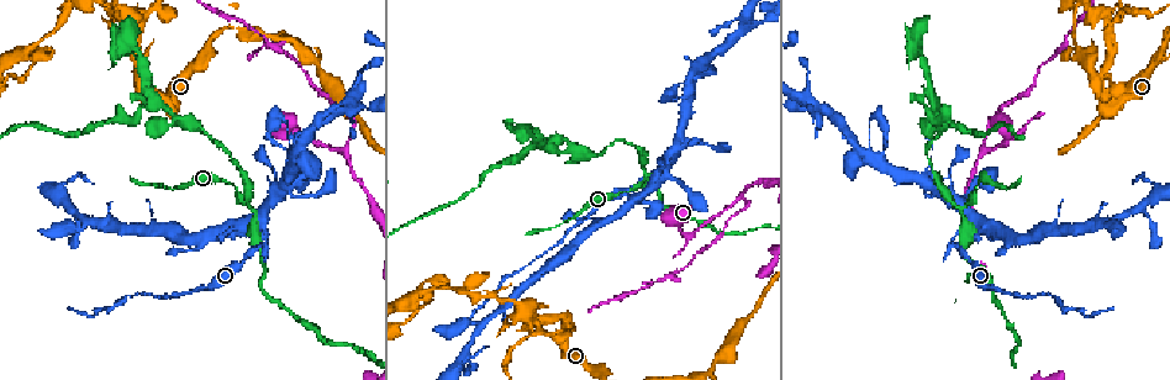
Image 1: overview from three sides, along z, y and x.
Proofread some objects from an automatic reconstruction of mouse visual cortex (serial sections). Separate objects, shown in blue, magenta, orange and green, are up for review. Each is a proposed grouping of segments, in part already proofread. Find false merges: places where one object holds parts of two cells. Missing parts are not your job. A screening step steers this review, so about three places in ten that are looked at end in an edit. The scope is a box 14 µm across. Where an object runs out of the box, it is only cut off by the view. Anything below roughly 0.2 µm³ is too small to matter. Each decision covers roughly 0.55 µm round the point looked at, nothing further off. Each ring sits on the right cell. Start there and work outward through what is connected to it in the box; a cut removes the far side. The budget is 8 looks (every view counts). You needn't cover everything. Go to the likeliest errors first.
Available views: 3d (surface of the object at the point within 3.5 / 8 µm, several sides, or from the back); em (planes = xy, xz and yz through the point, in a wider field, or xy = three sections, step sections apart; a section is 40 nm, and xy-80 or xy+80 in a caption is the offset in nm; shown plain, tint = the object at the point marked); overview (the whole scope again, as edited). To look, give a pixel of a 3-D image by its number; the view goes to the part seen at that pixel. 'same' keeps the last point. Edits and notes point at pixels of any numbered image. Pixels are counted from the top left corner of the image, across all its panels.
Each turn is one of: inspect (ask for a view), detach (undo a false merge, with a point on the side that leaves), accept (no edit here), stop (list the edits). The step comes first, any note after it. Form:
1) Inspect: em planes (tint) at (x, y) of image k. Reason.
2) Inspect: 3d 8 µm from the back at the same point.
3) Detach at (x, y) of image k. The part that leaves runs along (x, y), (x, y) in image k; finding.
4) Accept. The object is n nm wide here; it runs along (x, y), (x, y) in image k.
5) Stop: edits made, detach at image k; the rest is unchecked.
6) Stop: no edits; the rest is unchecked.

Inspect: 3d 3.5 µm at (951, 242) of image 1. Abrupt turn.

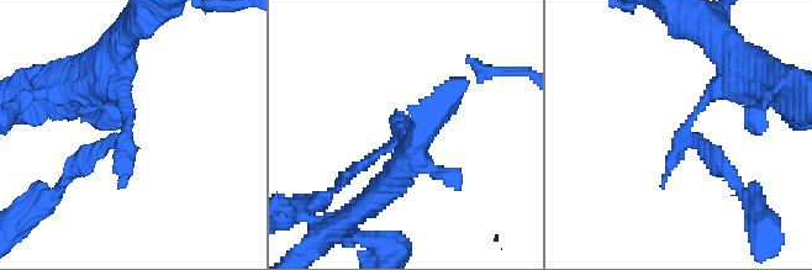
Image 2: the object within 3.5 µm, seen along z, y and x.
Inspect: em xy step 5 (tint) at (401, 133) of image 2.

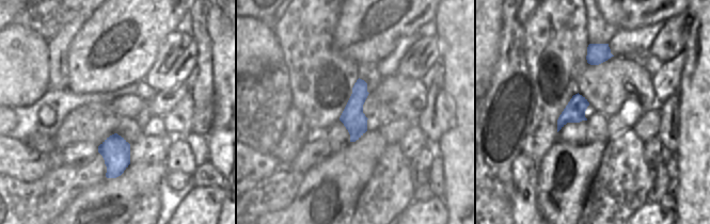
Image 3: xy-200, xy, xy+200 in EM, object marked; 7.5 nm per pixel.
Accept. It runs along (75, 168), (125, 138), (120, 62) in image 2; continuous, no second cell.

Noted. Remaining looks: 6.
Inspect: 3d 3.5 µm from the back at (566, 318) of image 1.

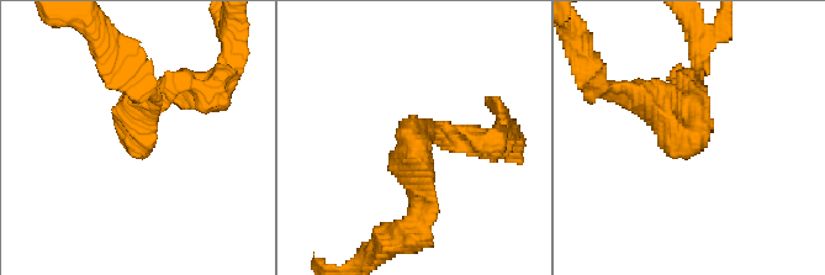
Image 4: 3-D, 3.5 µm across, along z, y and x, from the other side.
Inspect: em xy step 5 (tint) at (139, 130) of image 4. Need the tissue.

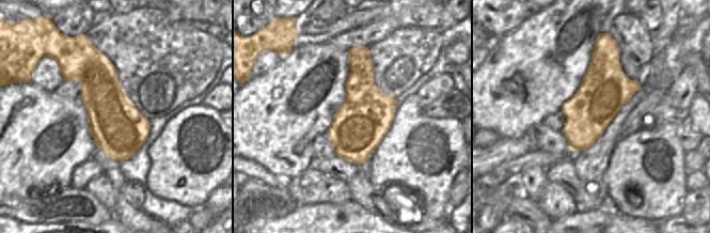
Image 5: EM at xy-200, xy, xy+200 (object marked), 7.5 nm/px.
Inspect: em xy step 3 (tint) at the same point. Another direction.

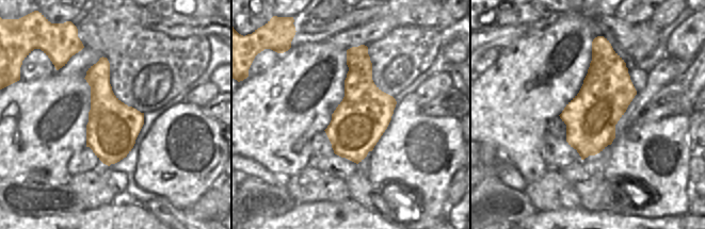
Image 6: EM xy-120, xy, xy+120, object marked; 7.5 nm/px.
Accept. It runs along (418, 205), (418, 130), (467, 138) in image 4; one cell here.

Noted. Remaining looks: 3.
Inspect: 3d 3.5 µm at (429, 291) of image 1. Calibre changes.

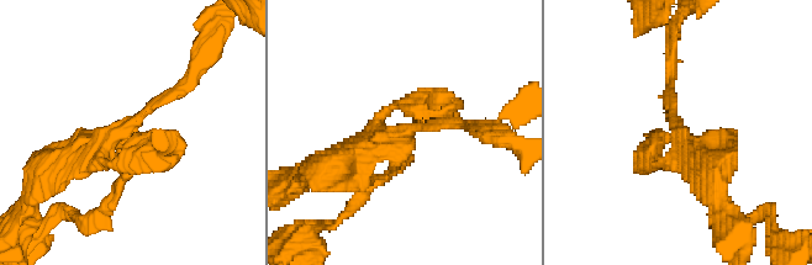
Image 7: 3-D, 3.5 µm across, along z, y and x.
Inspect: em xy step 3 (tint) at (128, 126) of image 7. Need the tissue.

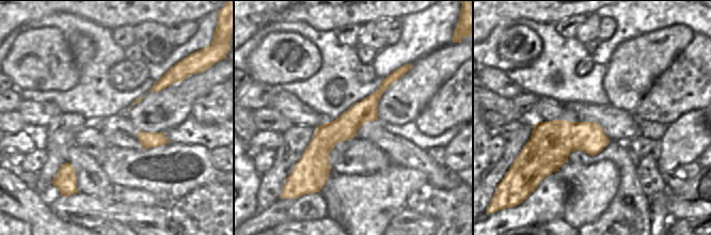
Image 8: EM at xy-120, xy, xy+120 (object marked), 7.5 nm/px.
Accept. It runs along (193, 78), (90, 154), (64, 162) in image 7; all the same cell.

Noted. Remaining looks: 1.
Stop: no edits; the rest is unchecked.

